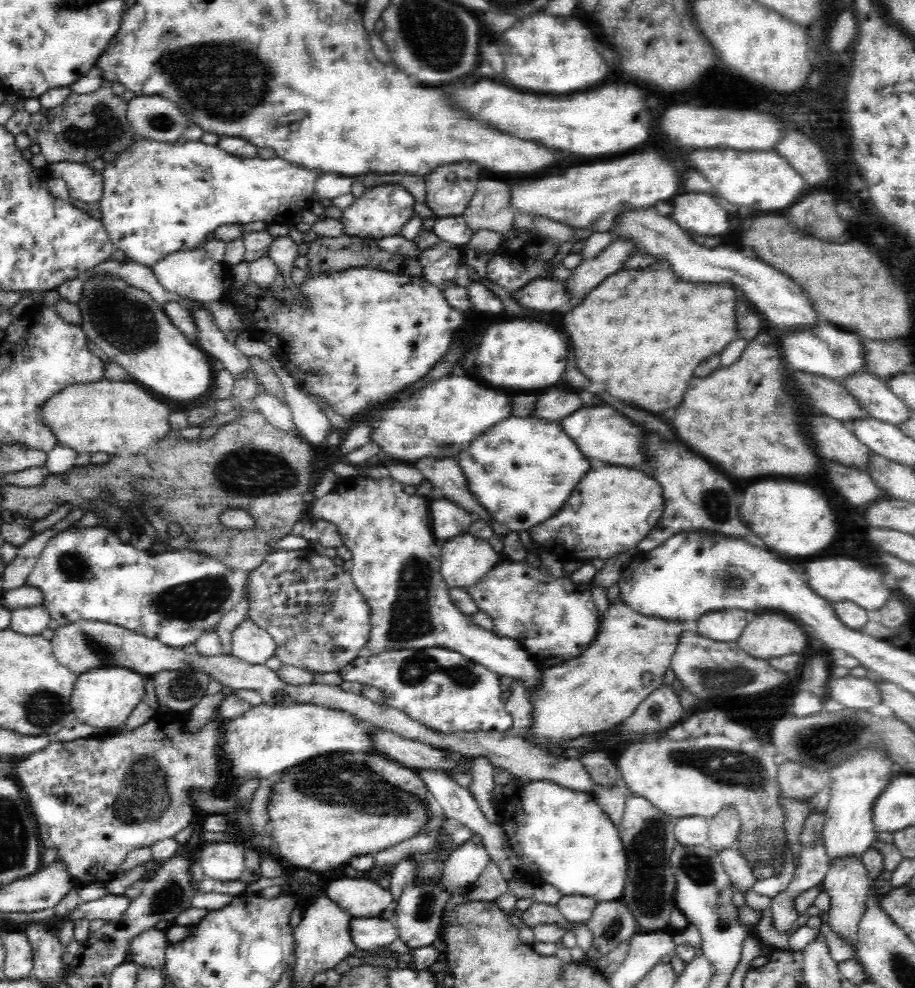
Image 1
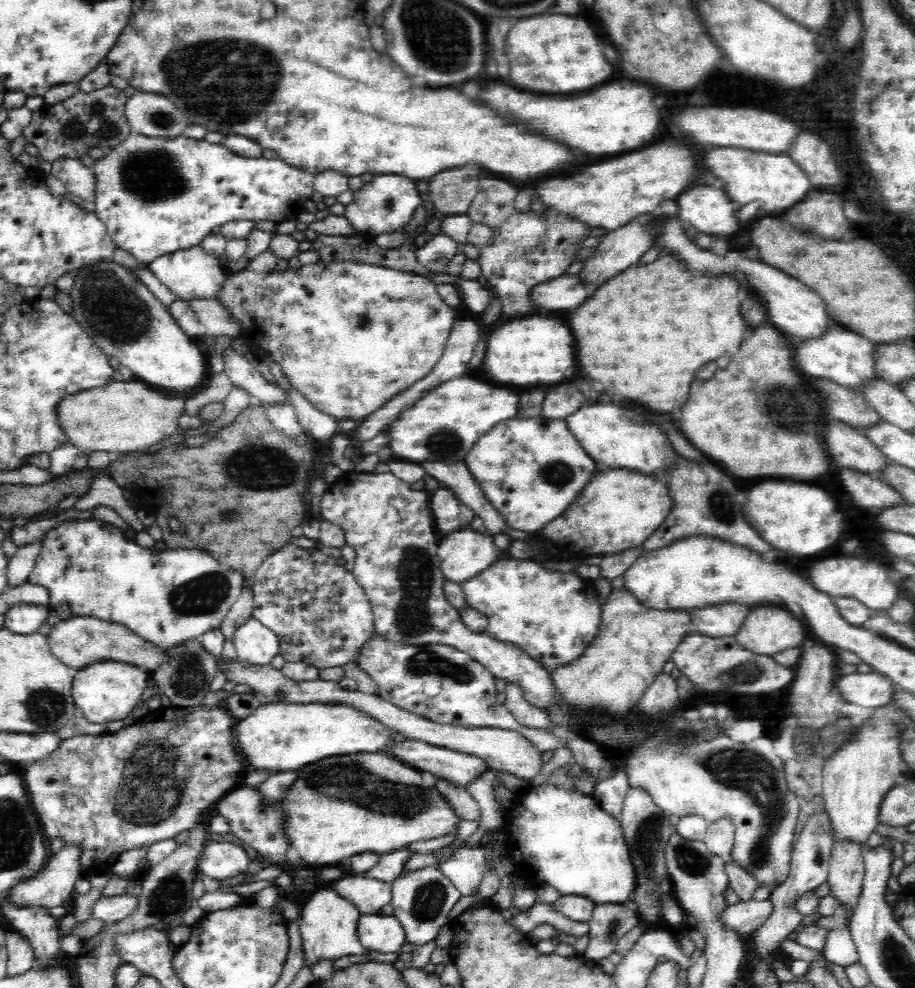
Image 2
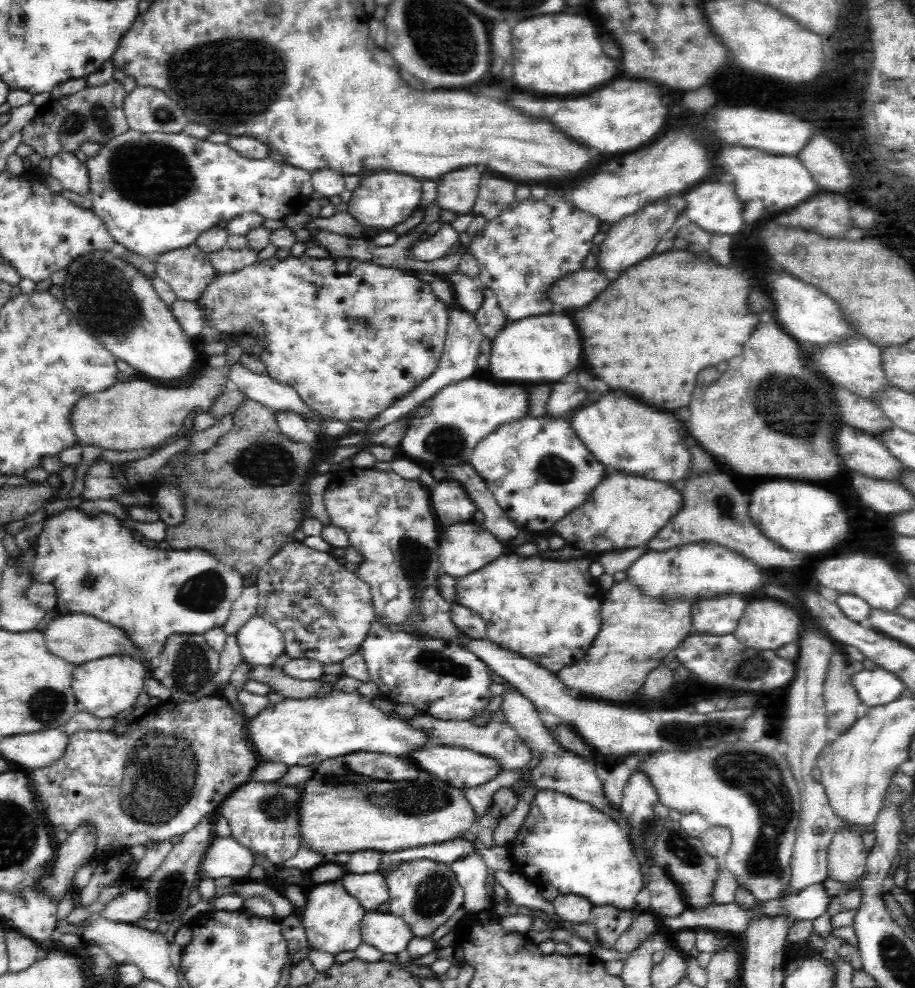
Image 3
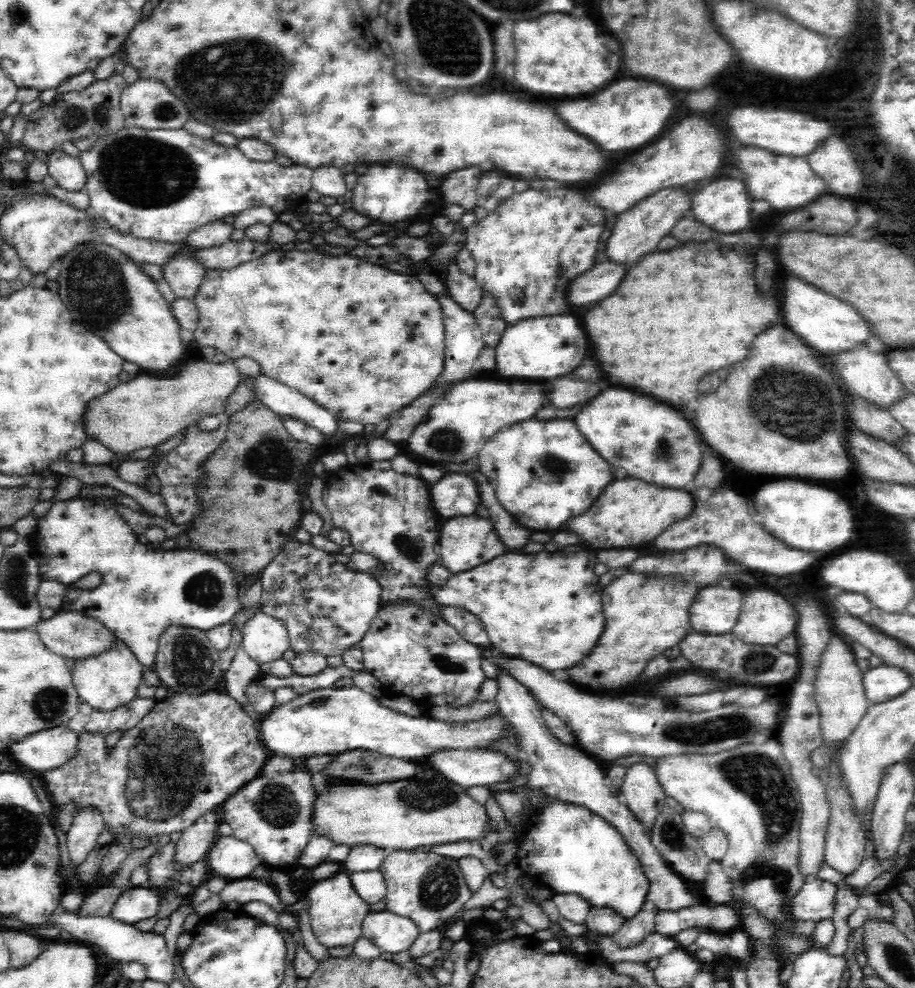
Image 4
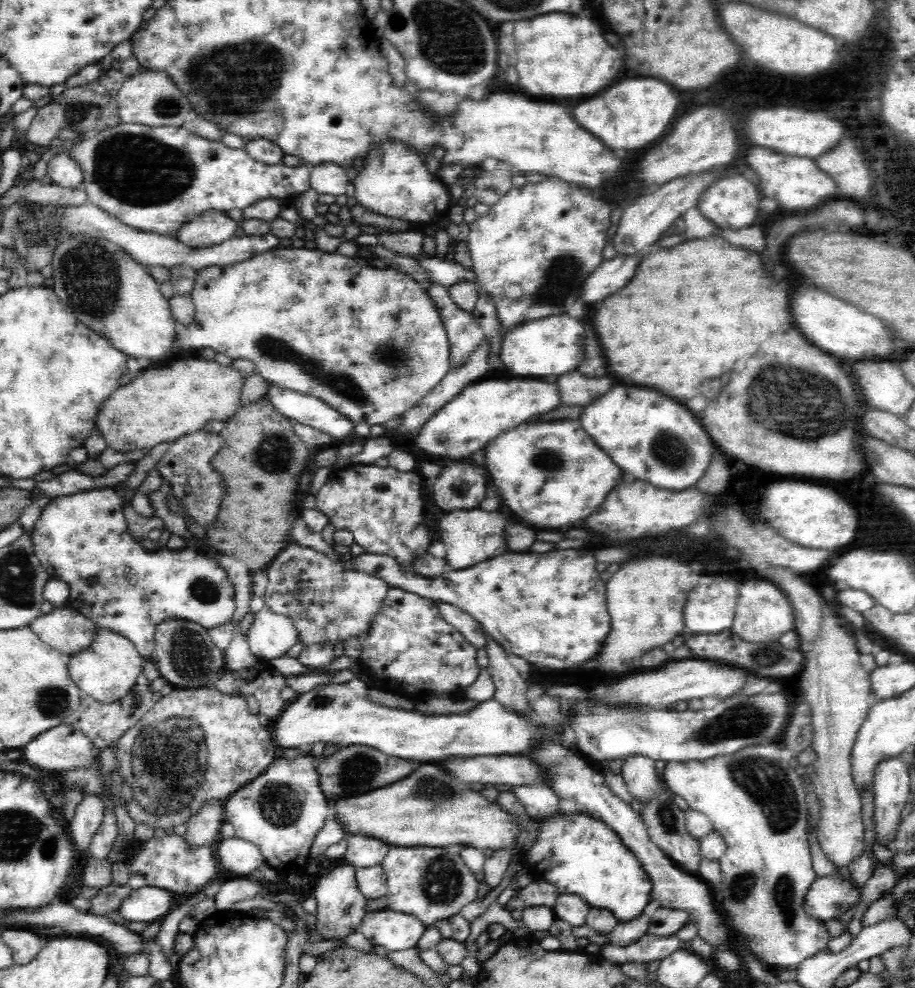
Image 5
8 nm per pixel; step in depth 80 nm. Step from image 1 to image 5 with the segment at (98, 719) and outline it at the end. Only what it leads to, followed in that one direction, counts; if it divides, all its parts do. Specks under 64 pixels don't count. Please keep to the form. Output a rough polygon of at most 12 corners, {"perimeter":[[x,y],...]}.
{"perimeter":[[99,628],[67,657],[82,696],[114,704],[142,675],[132,641]]}

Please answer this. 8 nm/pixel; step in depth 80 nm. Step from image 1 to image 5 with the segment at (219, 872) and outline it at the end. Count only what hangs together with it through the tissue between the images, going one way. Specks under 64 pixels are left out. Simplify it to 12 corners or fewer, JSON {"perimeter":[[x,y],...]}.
{"perimeter":[[220,839],[214,857],[221,877],[244,879],[265,863],[257,846]]}

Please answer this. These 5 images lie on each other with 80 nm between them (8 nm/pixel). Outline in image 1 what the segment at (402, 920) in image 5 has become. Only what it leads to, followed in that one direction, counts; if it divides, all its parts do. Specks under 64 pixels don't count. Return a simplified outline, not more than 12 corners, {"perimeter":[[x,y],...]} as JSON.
{"perimeter":[[356,917],[348,922],[358,950],[386,946],[398,938],[392,920]]}

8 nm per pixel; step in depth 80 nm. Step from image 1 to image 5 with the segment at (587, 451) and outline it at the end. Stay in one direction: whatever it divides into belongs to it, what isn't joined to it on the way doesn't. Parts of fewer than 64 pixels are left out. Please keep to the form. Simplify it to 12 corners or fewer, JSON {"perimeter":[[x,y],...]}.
{"perimeter":[[616,386],[586,433],[620,470],[694,488],[714,452],[690,411]]}

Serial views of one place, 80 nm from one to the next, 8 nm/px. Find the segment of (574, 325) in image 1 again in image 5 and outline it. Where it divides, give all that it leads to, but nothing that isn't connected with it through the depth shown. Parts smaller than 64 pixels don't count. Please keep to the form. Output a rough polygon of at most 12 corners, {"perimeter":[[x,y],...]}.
{"perimeter":[[716,236],[592,318],[618,384],[684,403],[792,328],[796,282]]}

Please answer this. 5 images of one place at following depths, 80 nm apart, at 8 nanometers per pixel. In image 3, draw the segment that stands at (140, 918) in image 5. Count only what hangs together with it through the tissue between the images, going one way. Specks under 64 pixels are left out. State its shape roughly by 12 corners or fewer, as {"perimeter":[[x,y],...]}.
{"perimeter":[[142,888],[124,891],[98,916],[110,922],[130,923],[146,914]]}

